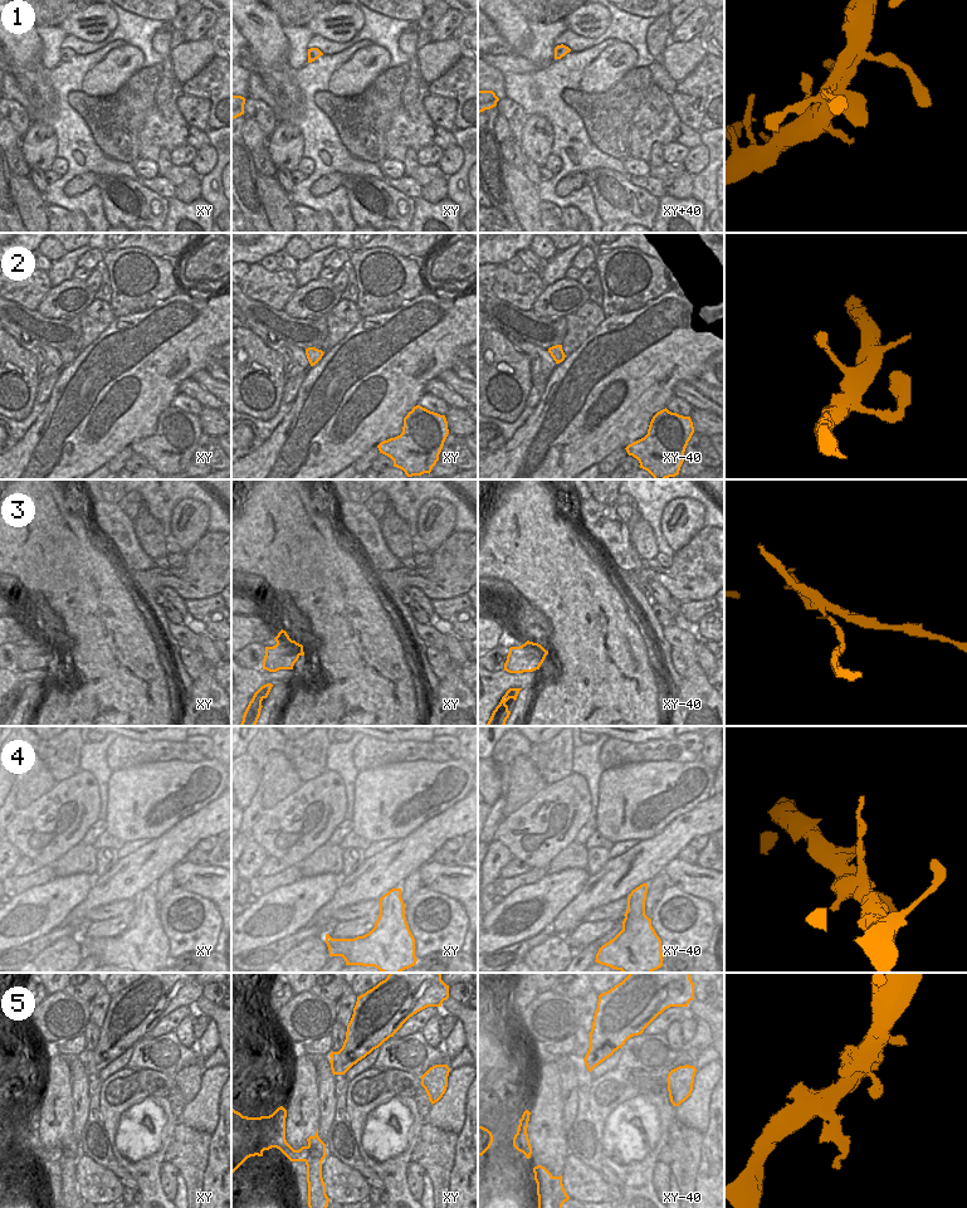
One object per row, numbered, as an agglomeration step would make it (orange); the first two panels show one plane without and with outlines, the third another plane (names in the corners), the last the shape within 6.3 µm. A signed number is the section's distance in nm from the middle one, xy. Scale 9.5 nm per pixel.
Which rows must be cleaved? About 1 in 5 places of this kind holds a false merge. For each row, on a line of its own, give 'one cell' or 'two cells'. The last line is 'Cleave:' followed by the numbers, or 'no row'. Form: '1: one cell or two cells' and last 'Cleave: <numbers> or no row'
1: two cells
2: one cell
3: two cells
4: one cell
5: two cells
Cleave: 1, 3, 5

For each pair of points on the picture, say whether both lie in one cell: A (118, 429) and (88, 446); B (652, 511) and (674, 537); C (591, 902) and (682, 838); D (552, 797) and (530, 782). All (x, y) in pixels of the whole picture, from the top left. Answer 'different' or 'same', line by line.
A: same
B: different
C: same
D: different

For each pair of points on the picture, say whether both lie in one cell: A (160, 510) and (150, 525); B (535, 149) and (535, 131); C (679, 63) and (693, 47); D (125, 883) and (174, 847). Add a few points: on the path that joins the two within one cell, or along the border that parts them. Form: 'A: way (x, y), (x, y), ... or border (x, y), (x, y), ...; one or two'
A: border (149, 512), (162, 526), (165, 545); two
B: way (535, 145), (535, 135); one
C: way (683, 59), (692, 50); one
D: way (137, 876), (161, 855); one

